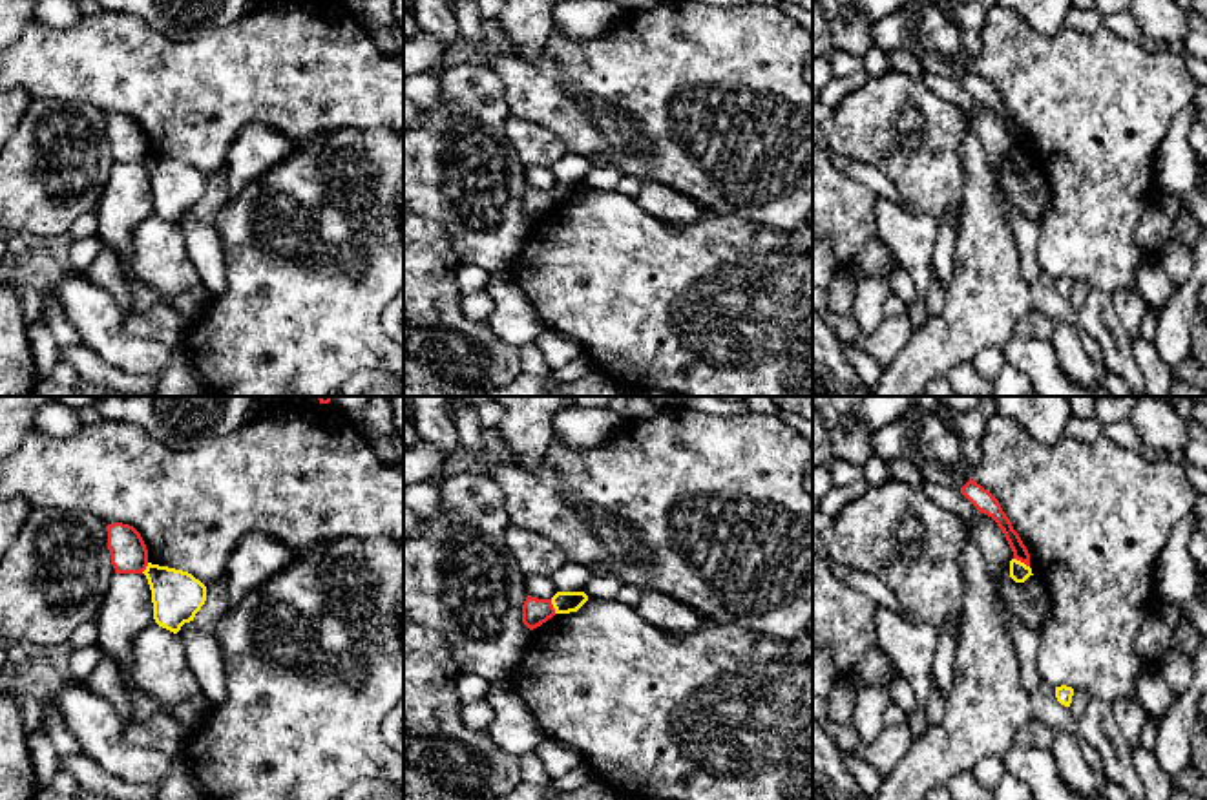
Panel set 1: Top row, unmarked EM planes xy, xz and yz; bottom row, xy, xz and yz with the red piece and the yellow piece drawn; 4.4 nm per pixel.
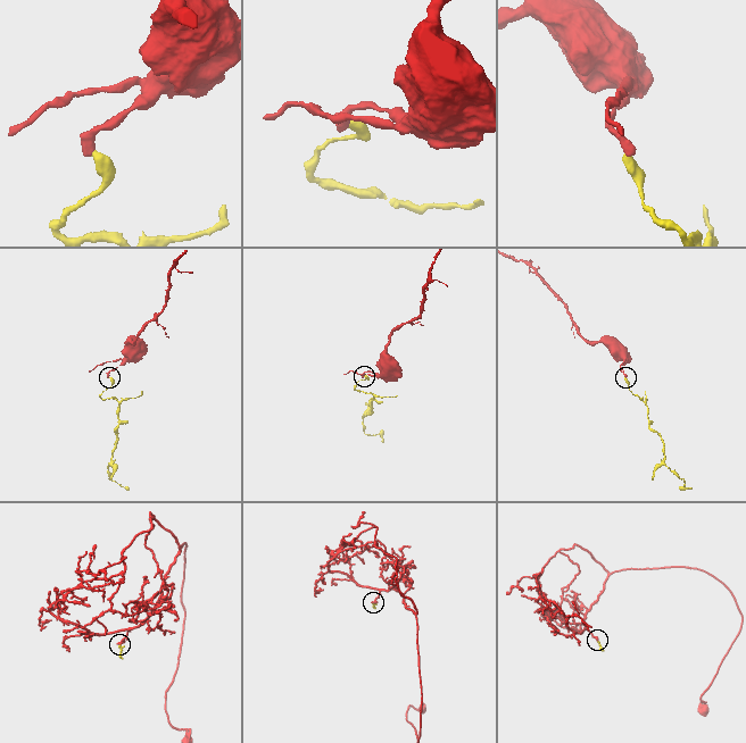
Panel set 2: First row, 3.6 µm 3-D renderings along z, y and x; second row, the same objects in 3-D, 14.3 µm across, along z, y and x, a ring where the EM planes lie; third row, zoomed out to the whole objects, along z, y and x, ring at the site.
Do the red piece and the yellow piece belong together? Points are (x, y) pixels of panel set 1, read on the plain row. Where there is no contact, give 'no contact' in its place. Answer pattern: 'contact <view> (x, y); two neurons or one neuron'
contact yz (1021, 152); two neurons

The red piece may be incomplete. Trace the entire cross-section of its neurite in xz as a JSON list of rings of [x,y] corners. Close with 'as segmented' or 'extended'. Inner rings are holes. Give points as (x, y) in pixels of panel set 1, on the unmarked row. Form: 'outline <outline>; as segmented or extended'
outline [[[528,186],[522,195],[522,214],[533,221],[551,210],[555,206],[555,199],[551,190],[537,190]]]; as segmented

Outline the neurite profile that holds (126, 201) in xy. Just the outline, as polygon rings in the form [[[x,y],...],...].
[[[115,164],[97,205],[99,232],[119,267],[133,259],[133,232],[153,210],[152,181],[144,164]]]

